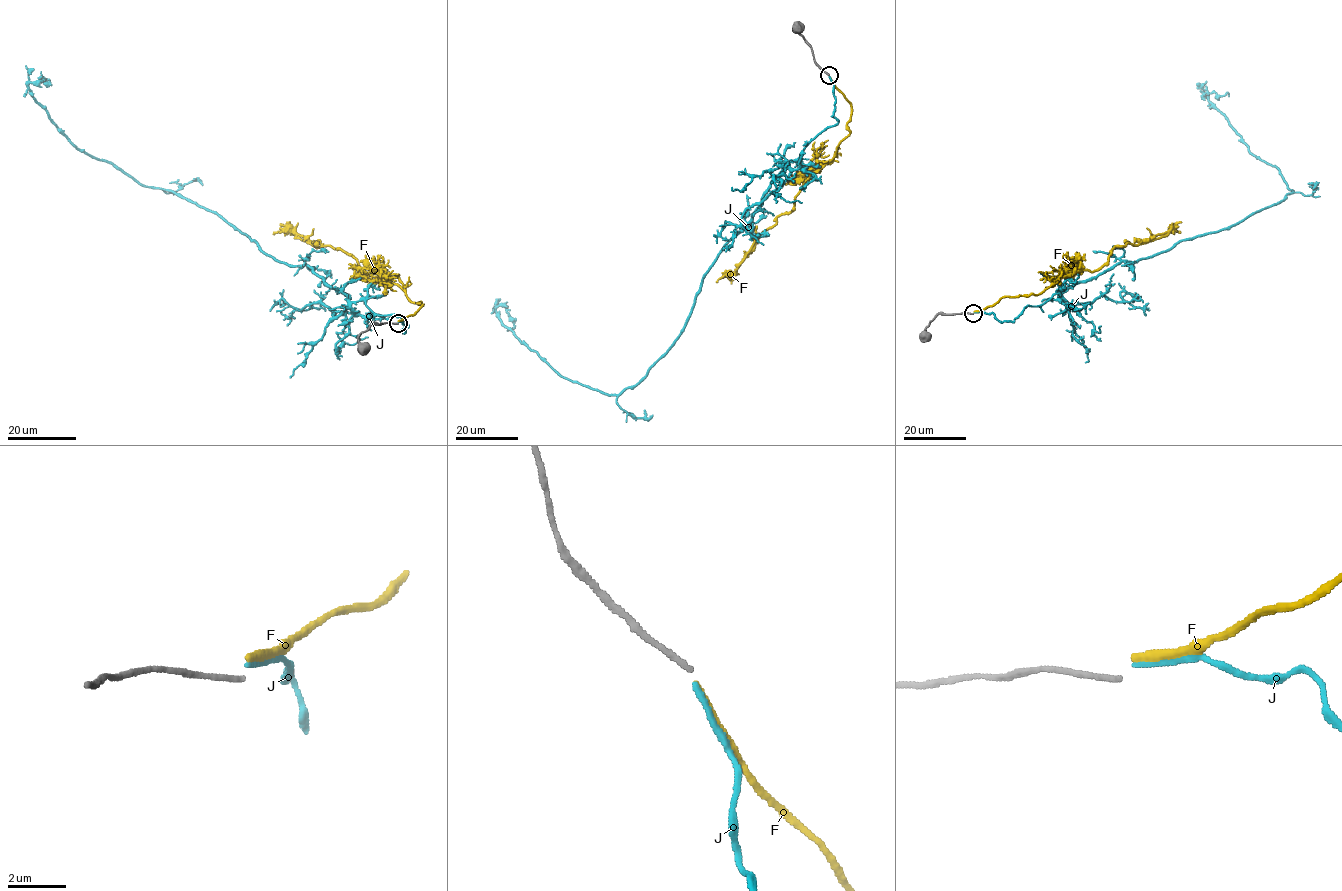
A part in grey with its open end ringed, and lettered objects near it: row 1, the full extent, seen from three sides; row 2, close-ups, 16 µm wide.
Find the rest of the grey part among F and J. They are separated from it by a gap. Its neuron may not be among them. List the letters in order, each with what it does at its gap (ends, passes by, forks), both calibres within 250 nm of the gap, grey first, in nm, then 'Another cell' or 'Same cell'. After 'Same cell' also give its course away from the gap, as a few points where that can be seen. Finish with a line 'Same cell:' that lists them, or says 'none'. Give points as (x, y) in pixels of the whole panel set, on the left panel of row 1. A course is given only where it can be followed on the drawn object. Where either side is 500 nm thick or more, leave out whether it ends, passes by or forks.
F: It ends there. Thickness 190 nm (grey) against 240 nm. Another cell
J: It ends there. Thickness 190 nm (grey) against 190 nm. Same cell. Its course: (398, 322), (404, 333), (404, 319), (267, 255), (216, 214), (81, 152), (36, 102), (28, 85), (41, 83)
Same cell: J

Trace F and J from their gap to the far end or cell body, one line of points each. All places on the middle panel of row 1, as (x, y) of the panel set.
F: (829, 76), (851, 105), (849, 133), (806, 181), (793, 209), (780, 214), (740, 265), (716, 282)
J: (829, 76), (838, 122), (785, 164), (635, 385), (607, 394), (560, 376), (501, 304), (507, 331)

